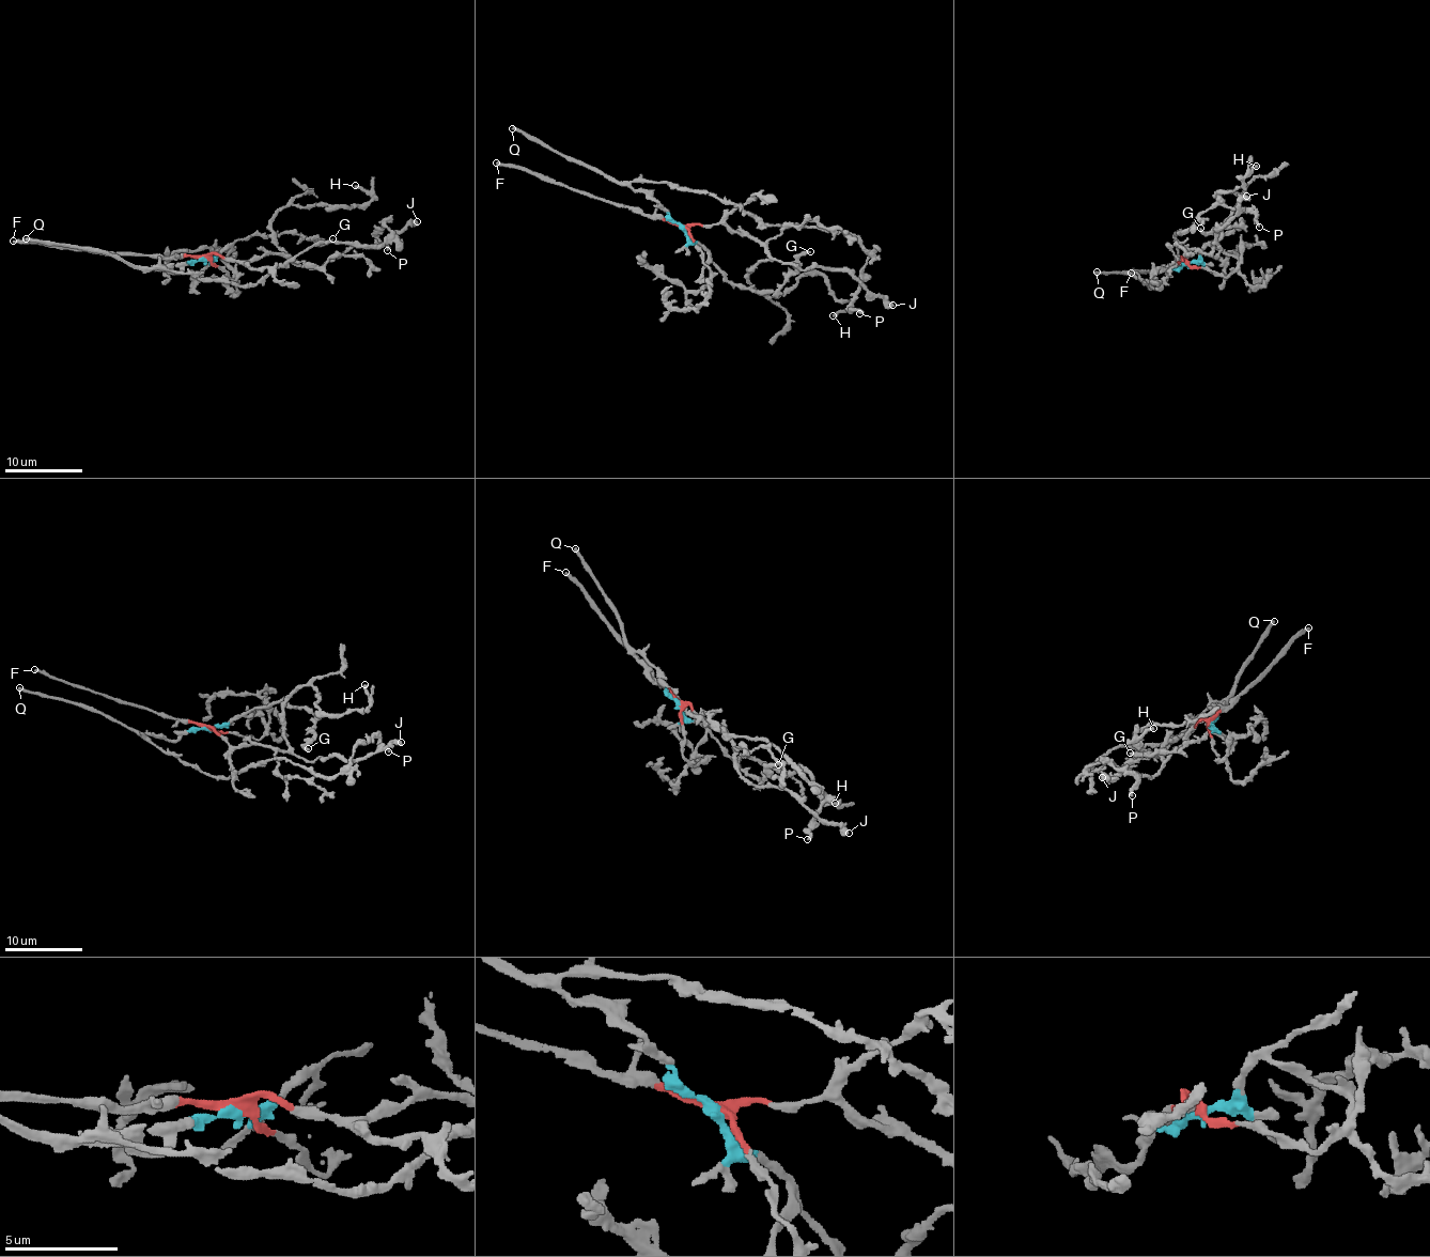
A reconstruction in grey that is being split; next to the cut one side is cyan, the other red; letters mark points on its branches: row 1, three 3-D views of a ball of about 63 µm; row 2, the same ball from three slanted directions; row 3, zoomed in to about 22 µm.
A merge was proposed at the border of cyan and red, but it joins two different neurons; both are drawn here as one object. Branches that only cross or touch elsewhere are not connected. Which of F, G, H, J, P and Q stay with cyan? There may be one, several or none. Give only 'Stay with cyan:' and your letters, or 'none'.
Stay with cyan: G, P, Q

